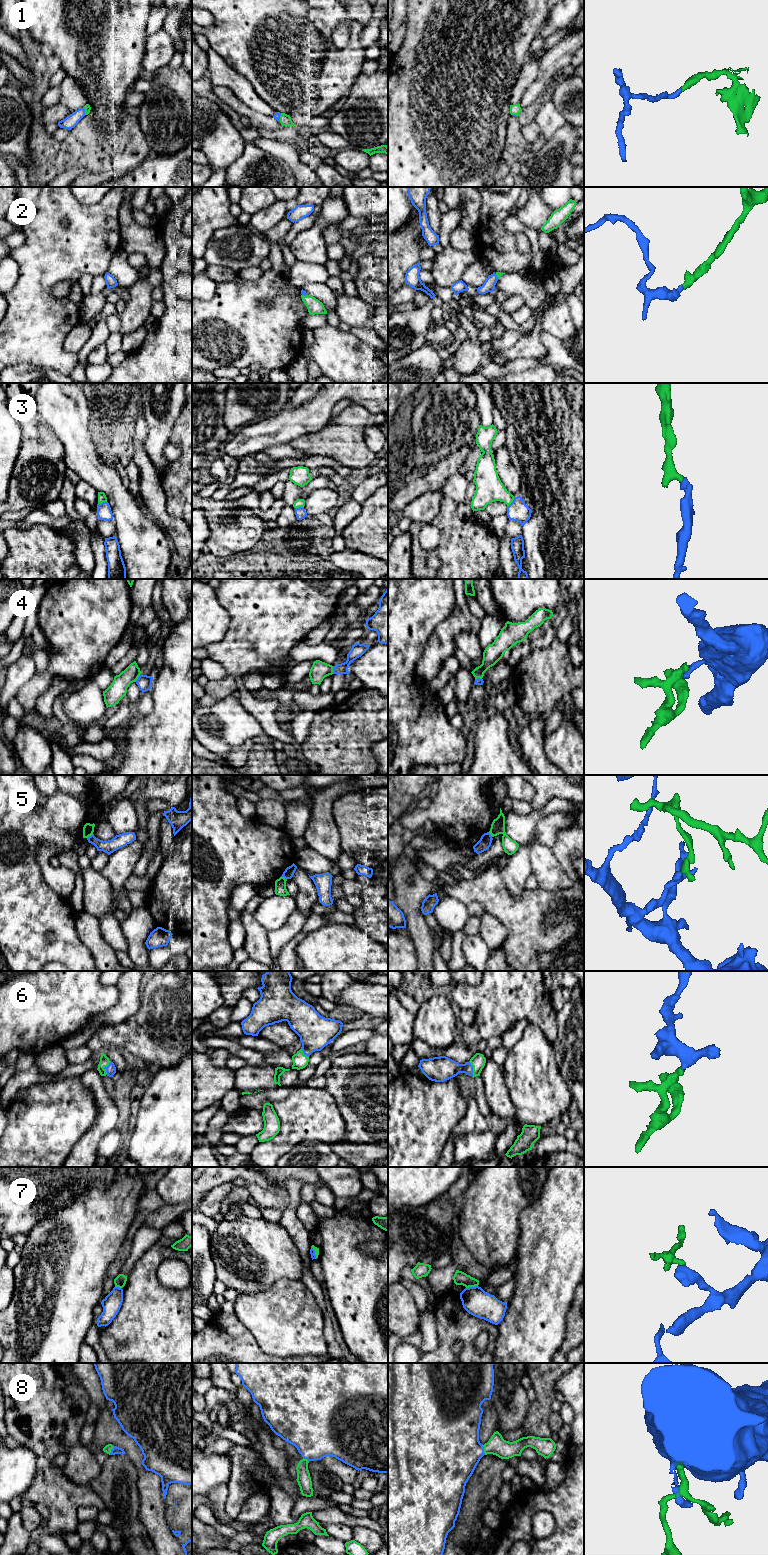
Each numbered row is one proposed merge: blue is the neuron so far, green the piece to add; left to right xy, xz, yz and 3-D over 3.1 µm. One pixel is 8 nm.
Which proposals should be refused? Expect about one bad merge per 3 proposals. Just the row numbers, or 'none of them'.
4, 5, 7

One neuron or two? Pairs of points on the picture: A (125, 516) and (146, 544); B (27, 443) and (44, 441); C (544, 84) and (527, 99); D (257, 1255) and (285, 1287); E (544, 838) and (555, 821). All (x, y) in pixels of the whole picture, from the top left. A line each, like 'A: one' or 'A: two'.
A: one
B: one
C: one
D: two
E: one

